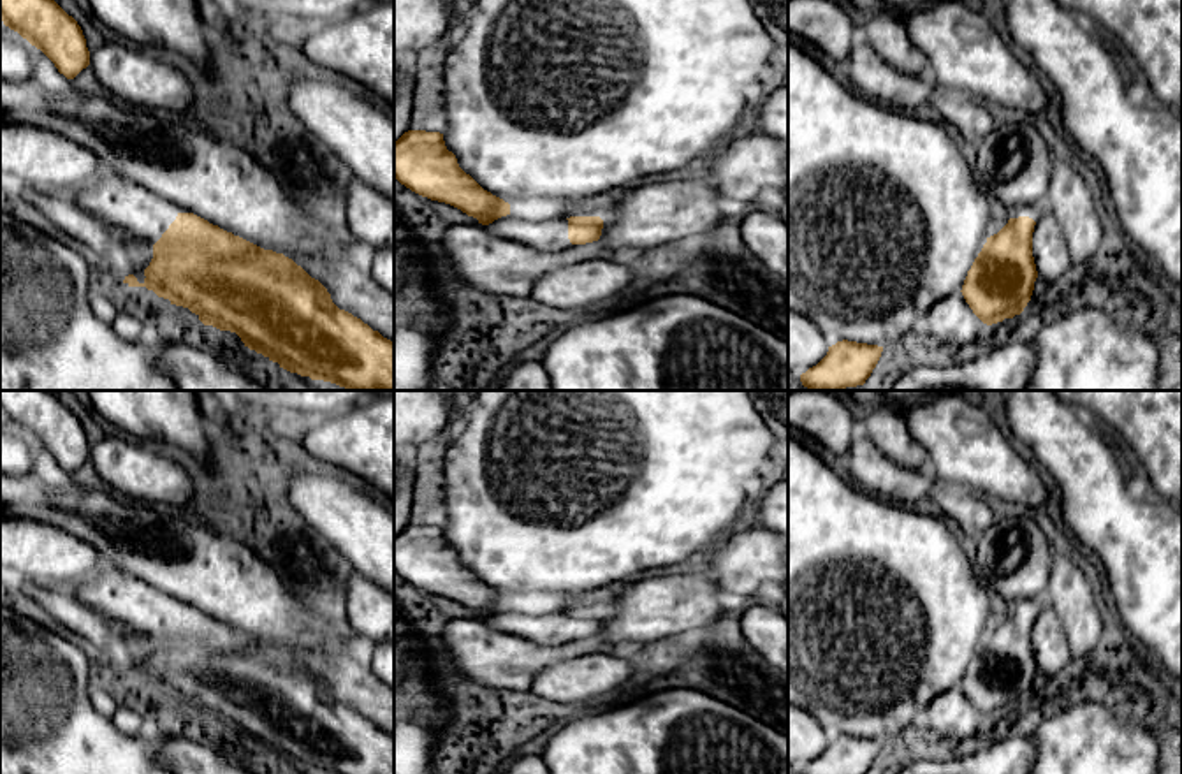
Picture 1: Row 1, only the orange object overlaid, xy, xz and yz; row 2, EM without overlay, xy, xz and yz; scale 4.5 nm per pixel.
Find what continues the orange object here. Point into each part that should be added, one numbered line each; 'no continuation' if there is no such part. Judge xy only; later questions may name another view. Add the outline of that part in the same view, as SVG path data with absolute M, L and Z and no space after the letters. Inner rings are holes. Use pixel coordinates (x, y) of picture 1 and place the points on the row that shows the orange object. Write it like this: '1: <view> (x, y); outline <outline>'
1: xy (125, 206); outline M98 174L95 181L76 188L72 199L114 232L142 237L155 245L179 213L172 202L142 186Z

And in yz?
1: yz (1033, 211); outline M1043 202L1041 204L1031 204L1031 206L1020 206L1020 208L1011 211L1011 218L1029 216L1036 222L1040 216L1041 206L1043 206Z

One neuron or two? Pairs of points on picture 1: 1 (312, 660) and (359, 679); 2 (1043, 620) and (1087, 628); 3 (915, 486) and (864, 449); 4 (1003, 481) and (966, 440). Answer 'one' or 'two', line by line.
1: one
2: two
3: one
4: one

